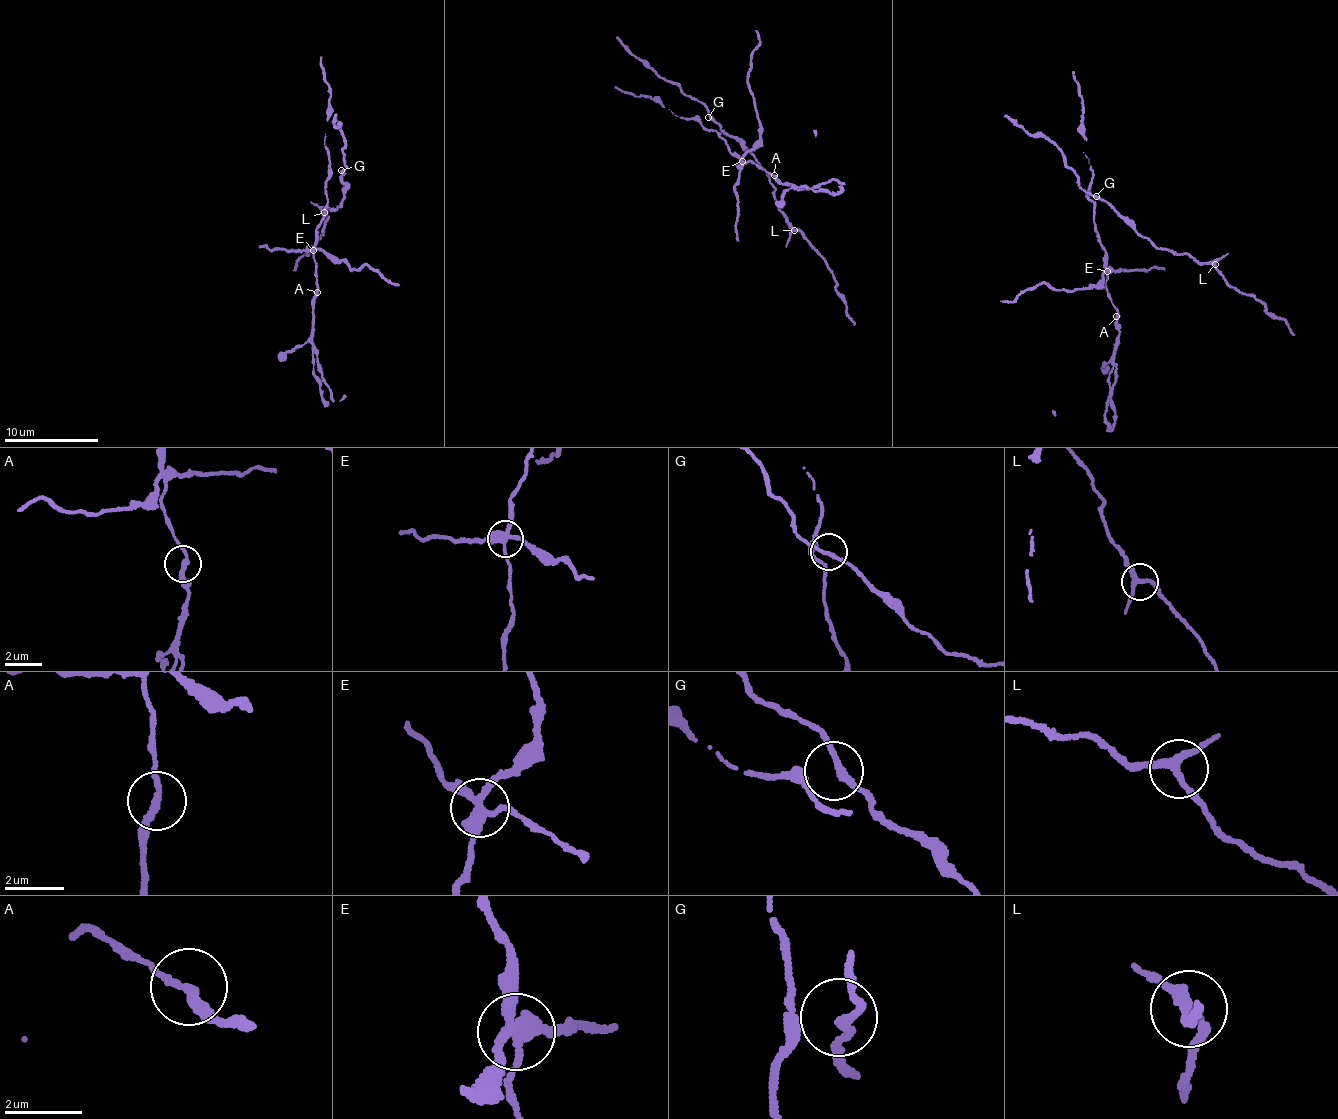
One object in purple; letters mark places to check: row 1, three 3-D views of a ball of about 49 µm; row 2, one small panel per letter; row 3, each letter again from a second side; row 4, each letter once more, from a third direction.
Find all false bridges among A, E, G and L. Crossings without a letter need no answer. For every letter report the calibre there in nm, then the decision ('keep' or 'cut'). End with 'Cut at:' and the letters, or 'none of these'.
A: 200 nm thick; cut
E: 320 nm thick; cut
G: 190 nm thick; keep
L: 240 nm thick; keep
Cut at: A, E

